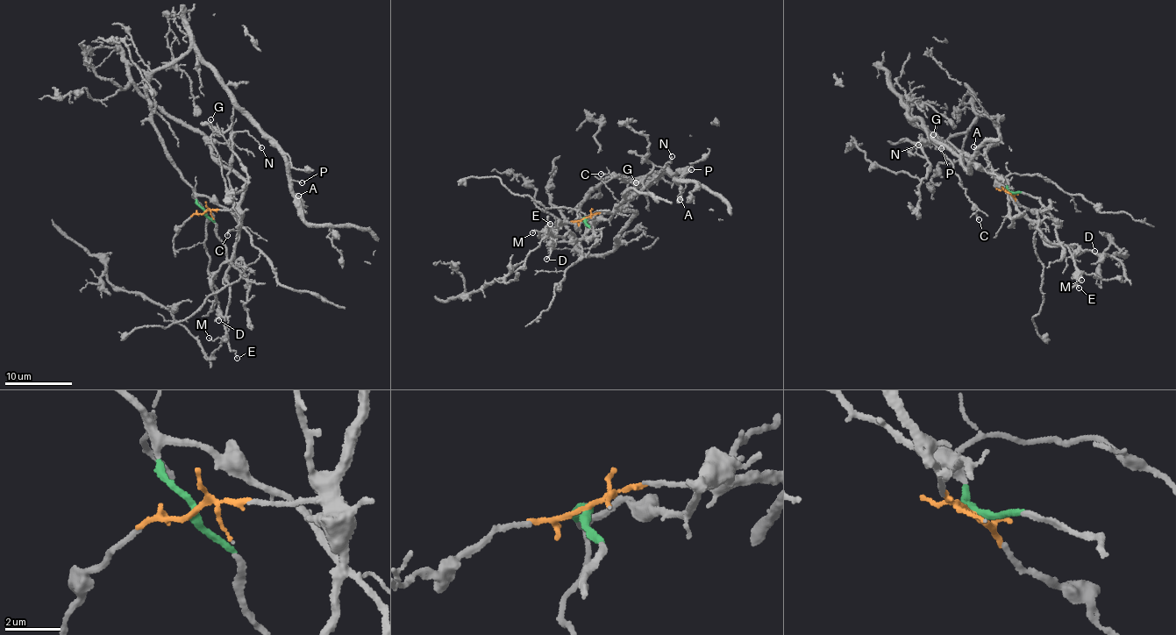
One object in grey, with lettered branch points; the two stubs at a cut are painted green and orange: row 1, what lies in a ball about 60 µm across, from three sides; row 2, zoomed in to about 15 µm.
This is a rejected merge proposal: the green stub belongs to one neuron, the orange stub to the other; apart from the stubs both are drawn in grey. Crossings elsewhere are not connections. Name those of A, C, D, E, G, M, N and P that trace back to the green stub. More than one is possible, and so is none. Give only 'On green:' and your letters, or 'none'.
On green: A, C, E, G, M, P

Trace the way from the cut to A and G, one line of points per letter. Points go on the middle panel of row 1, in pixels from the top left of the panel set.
A: (586, 219), (579, 210), (588, 191), (611, 177), (686, 168), (678, 182), (680, 198)
G: (586, 219), (579, 210), (588, 191), (611, 177), (637, 178), (664, 167), (635, 181)

